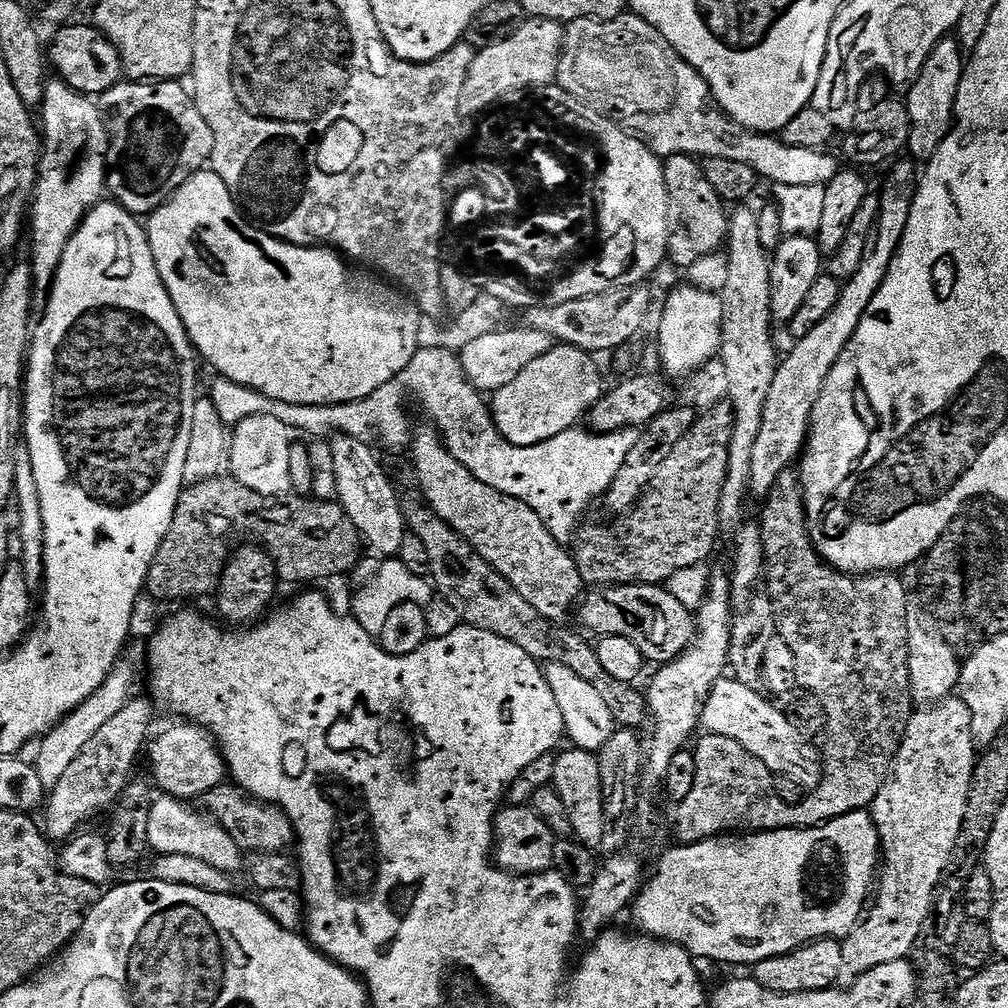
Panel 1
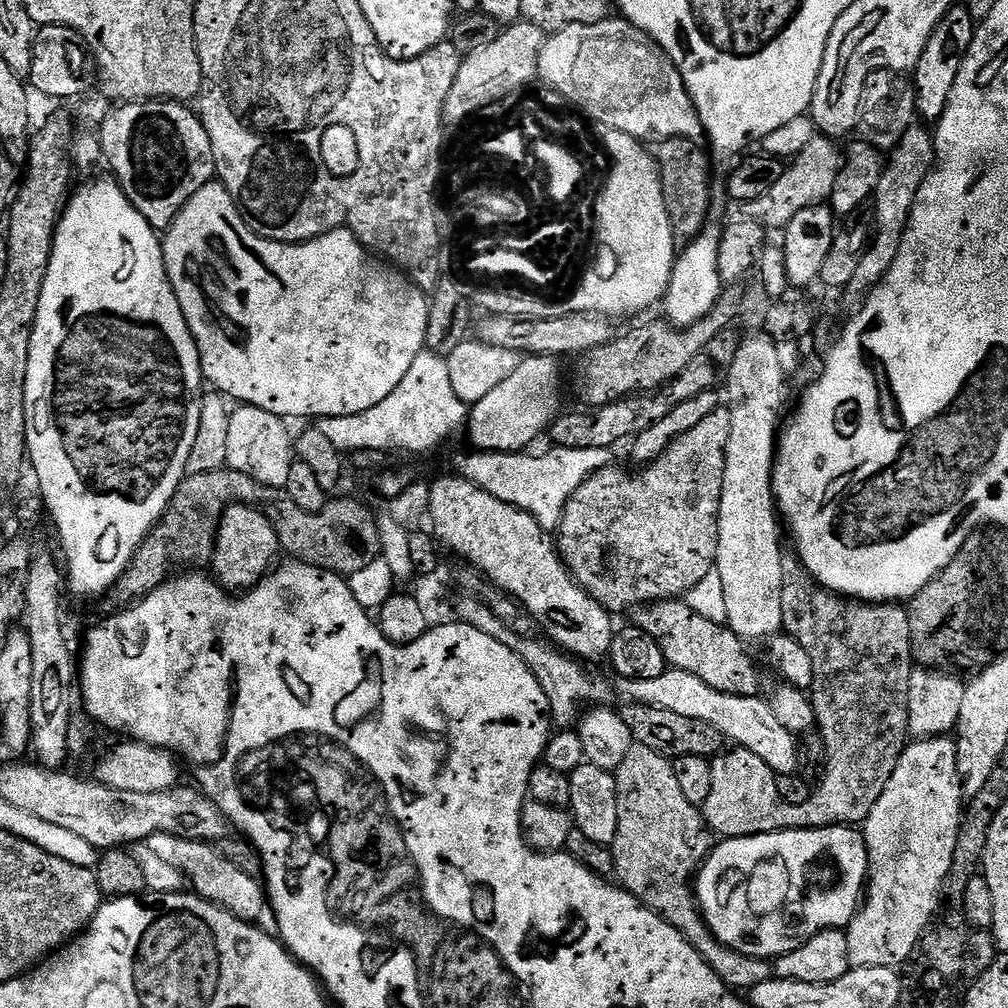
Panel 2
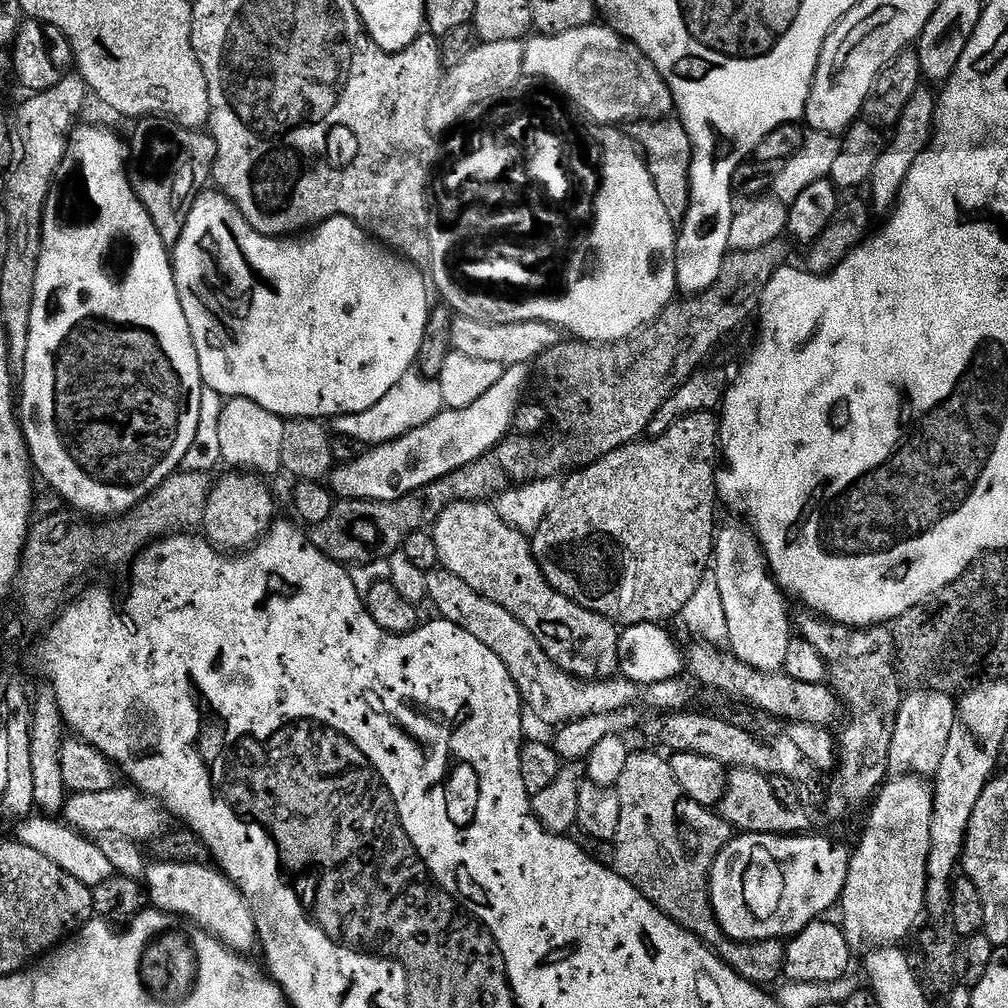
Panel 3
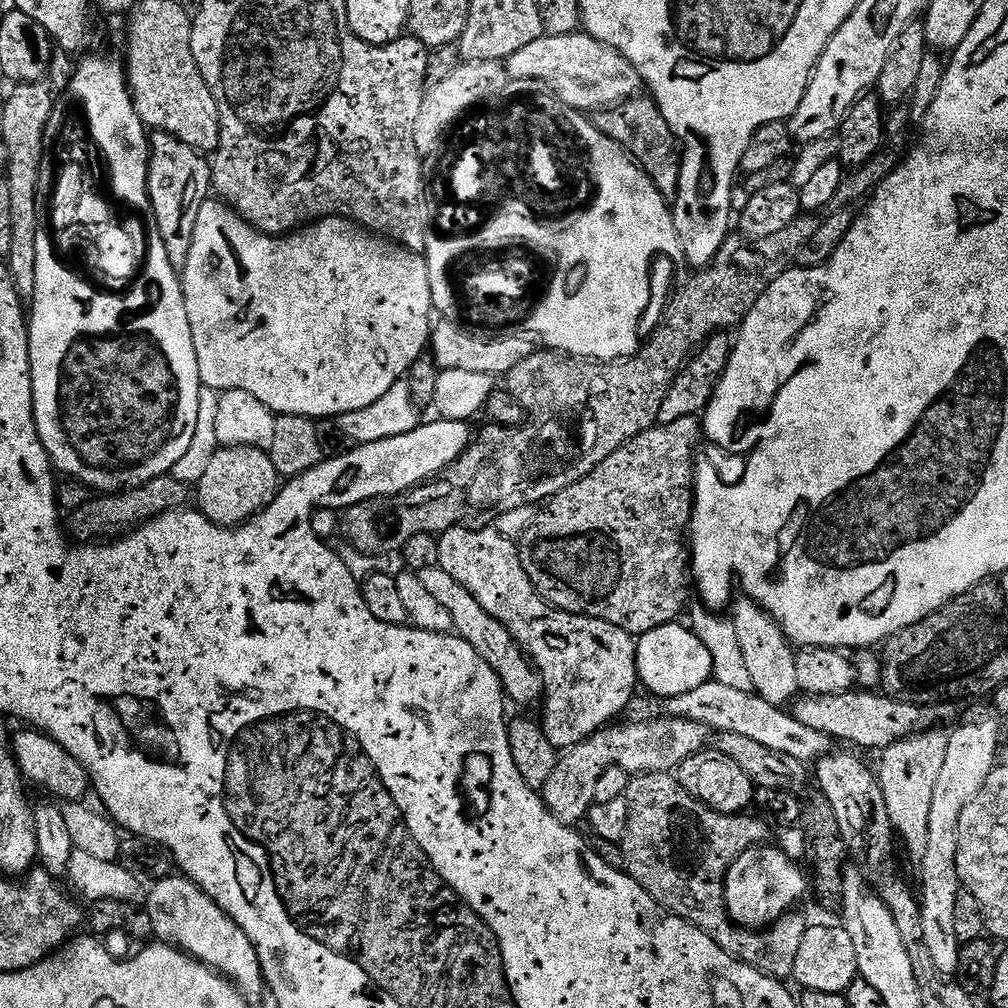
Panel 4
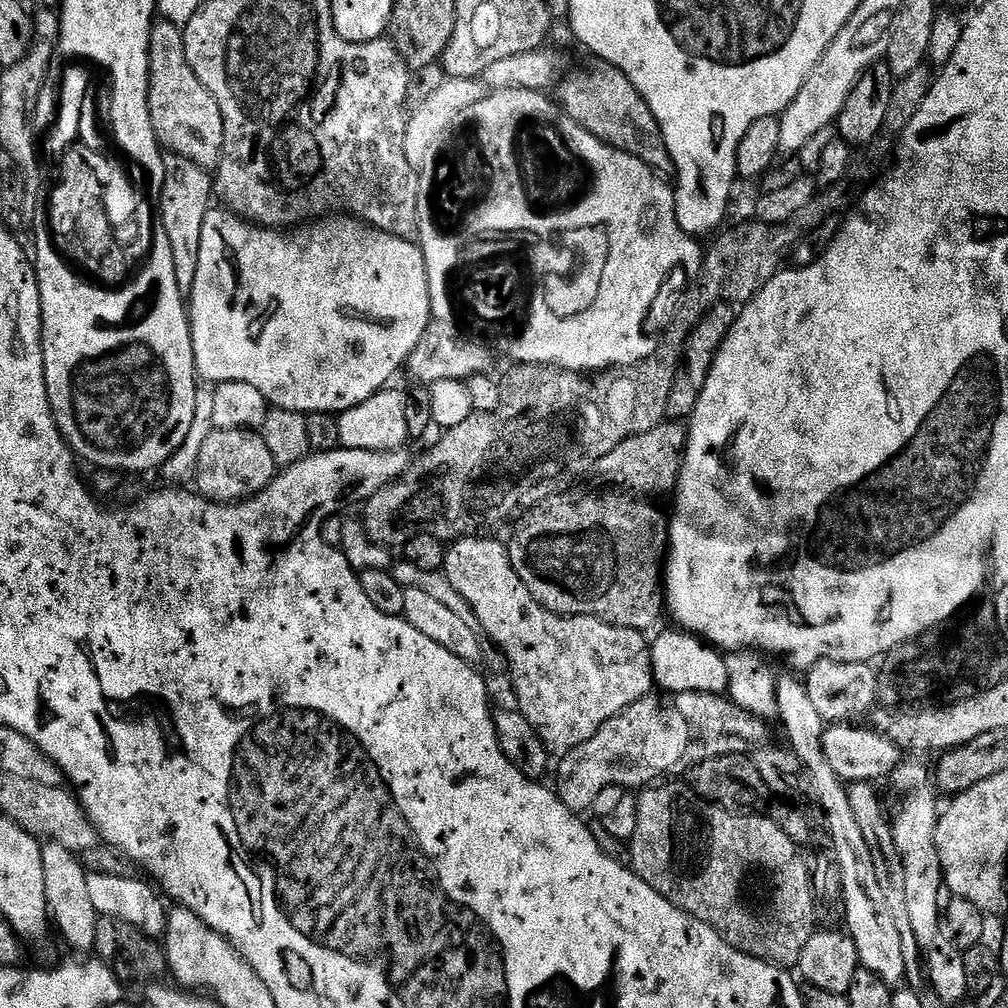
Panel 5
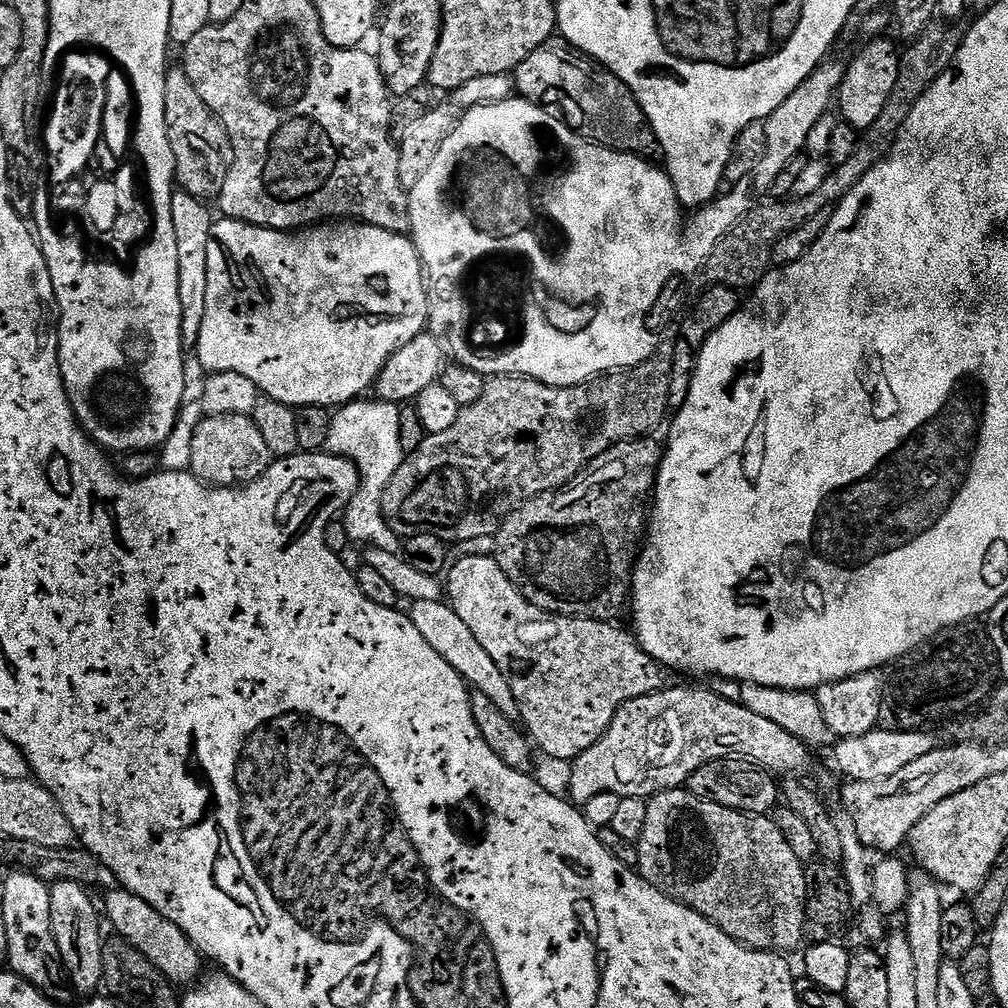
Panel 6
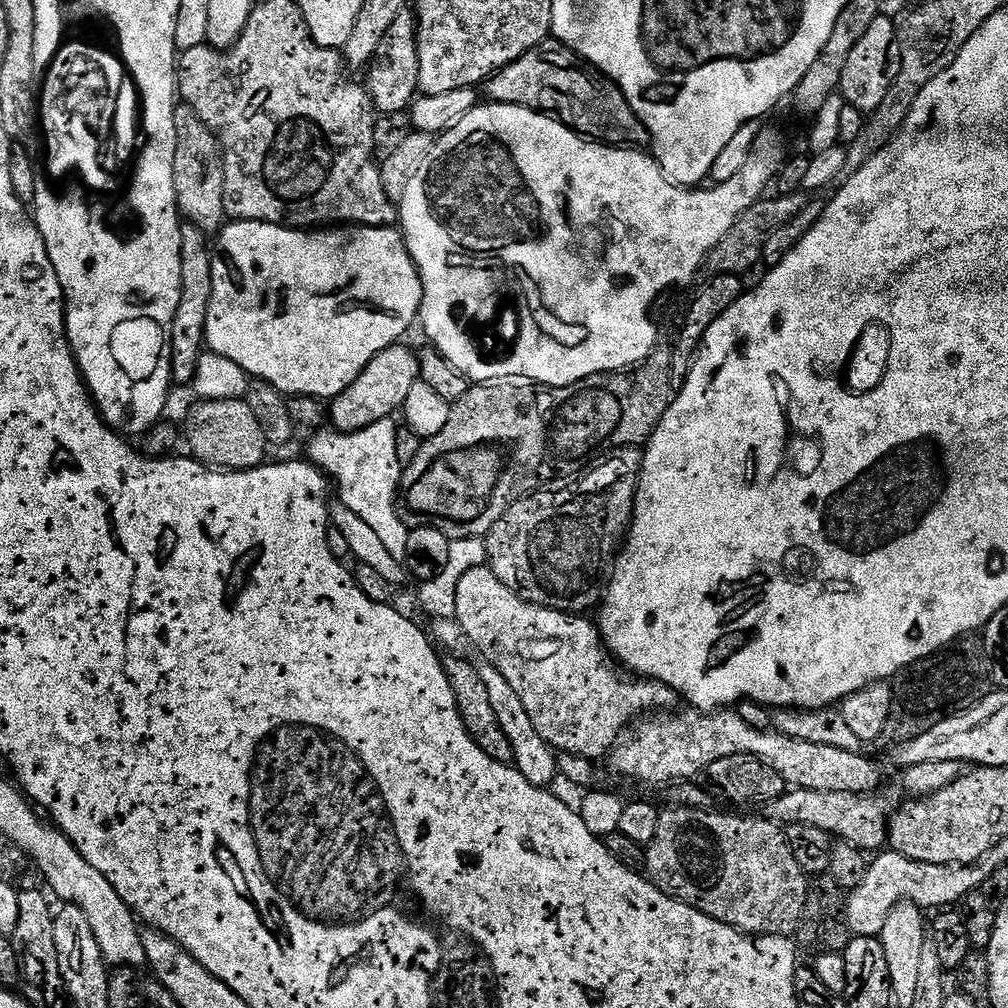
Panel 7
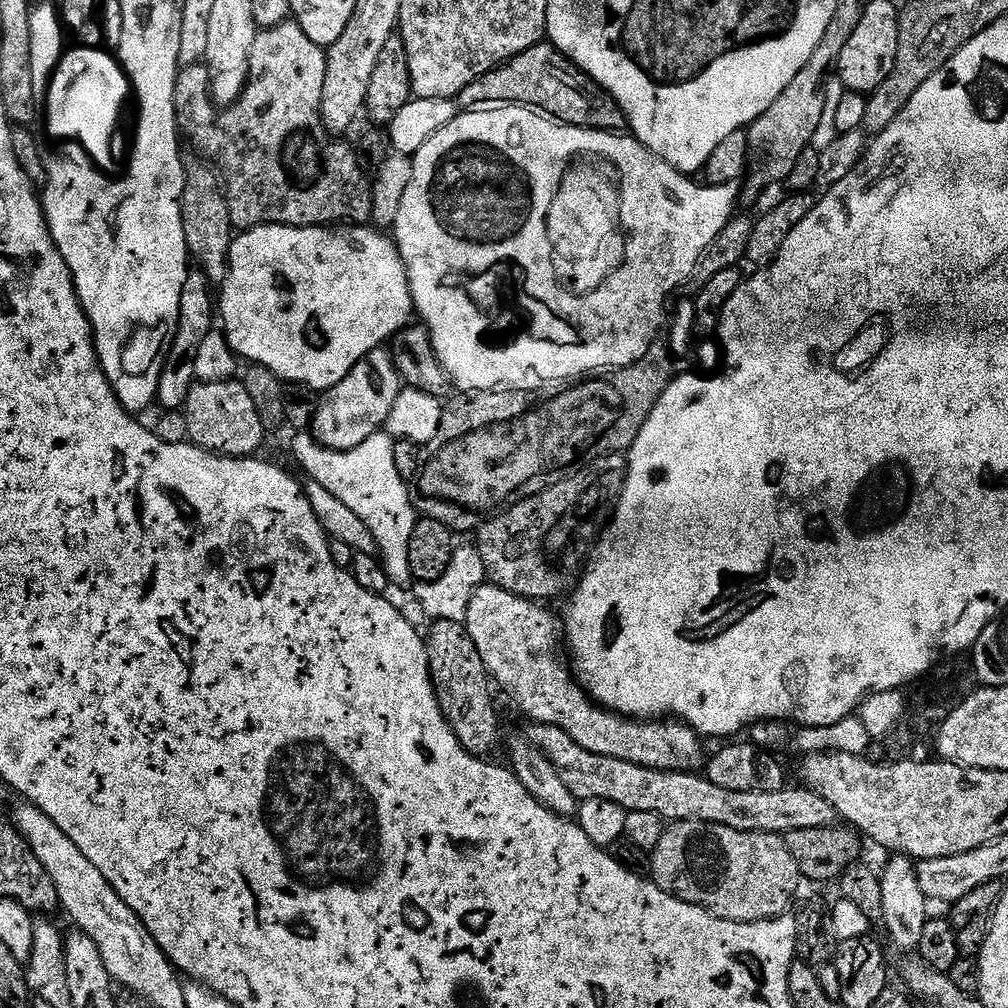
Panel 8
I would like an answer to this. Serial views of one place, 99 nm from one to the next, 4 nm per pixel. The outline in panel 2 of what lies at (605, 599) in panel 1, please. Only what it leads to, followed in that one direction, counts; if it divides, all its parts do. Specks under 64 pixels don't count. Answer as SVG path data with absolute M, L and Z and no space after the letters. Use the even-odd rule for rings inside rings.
M683 599L655 600L652 604L640 605L631 613L631 623L642 629L658 646L669 669L688 671L695 678L706 682L706 686L726 694L760 696L760 672L747 652L745 641L736 636L732 629L702 618Z

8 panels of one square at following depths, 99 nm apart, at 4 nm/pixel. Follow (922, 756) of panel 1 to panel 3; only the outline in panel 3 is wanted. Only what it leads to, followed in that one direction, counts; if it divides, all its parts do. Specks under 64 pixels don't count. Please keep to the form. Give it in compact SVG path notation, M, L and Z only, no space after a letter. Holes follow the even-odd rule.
M897 776L889 779L875 797L874 803L871 805L872 813L868 816L868 826L864 830L864 837L861 838L860 845L854 848L848 861L848 878L838 905L838 912L844 915L842 927L846 934L846 942L852 947L853 953L862 952L861 954L864 954L869 950L899 945L902 942L899 940L904 940L911 934L912 927L920 920L920 915L925 915L924 899L928 886L928 859L930 858L932 815L934 814L933 793L933 785L923 776Z

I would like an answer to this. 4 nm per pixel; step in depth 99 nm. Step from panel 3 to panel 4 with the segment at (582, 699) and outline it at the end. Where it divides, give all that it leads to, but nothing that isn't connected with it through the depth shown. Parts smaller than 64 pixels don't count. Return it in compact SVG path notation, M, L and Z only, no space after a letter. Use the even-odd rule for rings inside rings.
M430 566L430 570L422 570L418 575L423 588L428 593L434 594L434 599L441 606L446 606L446 610L450 610L454 618L455 635L470 642L470 646L474 646L474 650L478 650L478 654L486 658L490 670L498 674L500 685L504 687L505 697L522 706L534 703L537 705L543 699L544 683L540 681L539 672L533 668L532 661L520 649L520 644L512 637L510 630L506 630L506 626L498 622L498 618L486 614L486 610L478 606L478 598L474 598L474 594L470 594L466 586L454 582L454 578L450 578L450 574L446 574L446 570L442 570L440 566Z

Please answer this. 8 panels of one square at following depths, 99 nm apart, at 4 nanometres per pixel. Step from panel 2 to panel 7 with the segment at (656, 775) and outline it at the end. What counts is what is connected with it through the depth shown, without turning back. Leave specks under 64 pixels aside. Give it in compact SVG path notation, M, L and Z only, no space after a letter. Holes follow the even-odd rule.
M668 806L658 818L654 842L646 846L647 879L670 898L689 904L750 936L787 936L795 933L808 897L809 877L798 866L787 831L777 821L760 816L735 816L703 808Z

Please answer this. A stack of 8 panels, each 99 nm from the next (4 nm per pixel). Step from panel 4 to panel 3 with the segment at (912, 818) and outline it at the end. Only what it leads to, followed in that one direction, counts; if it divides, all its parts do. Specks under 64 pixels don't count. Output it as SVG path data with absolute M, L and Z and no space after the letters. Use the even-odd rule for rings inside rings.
M909 691L900 703L898 718L894 726L894 738L890 744L889 773L897 776L935 777L938 766L942 766L942 754L946 754L946 742L956 721L957 701L937 692Z

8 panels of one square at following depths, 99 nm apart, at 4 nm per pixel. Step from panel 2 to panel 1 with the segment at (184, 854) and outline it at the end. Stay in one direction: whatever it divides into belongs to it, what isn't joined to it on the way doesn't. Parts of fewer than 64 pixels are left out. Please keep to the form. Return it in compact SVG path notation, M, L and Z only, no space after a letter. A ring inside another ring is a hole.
M167 794L153 799L152 809L148 815L149 849L156 854L173 852L186 854L190 858L202 858L202 862L210 862L210 866L218 866L218 870L236 874L246 859L238 842L234 842L234 838L226 834L226 830L217 820L213 820L203 811L195 812L192 807L191 803Z

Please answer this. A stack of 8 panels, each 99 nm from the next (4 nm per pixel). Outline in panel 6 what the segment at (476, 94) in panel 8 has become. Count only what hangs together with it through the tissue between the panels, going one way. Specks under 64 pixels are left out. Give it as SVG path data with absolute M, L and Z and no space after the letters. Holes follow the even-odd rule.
M549 42L530 54L516 67L514 88L523 99L555 110L585 140L613 148L615 152L634 152L652 158L660 152L660 142L636 95L604 65L577 52L567 43Z

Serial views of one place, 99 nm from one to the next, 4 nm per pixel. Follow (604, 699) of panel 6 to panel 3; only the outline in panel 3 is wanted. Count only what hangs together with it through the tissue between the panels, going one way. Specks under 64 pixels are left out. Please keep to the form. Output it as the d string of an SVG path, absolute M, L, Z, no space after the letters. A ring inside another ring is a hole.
M458 500L449 504L430 531L438 545L439 567L462 578L482 598L510 610L558 667L580 680L610 680L619 673L621 629L558 594L532 553L531 539L502 522L491 503Z

